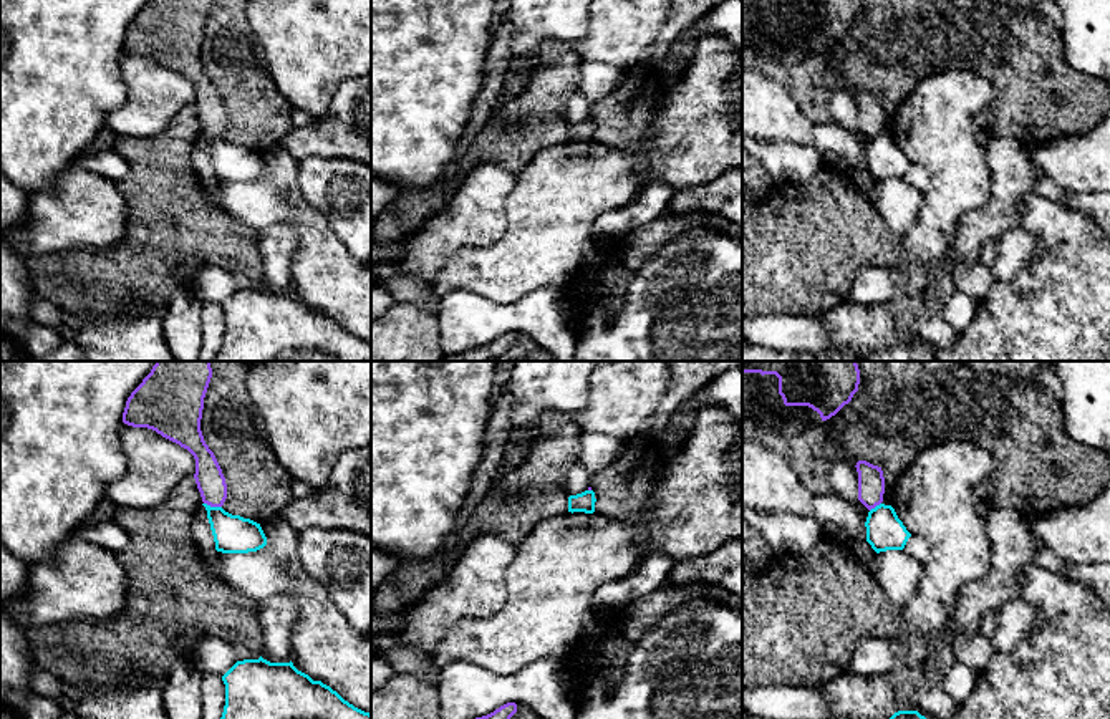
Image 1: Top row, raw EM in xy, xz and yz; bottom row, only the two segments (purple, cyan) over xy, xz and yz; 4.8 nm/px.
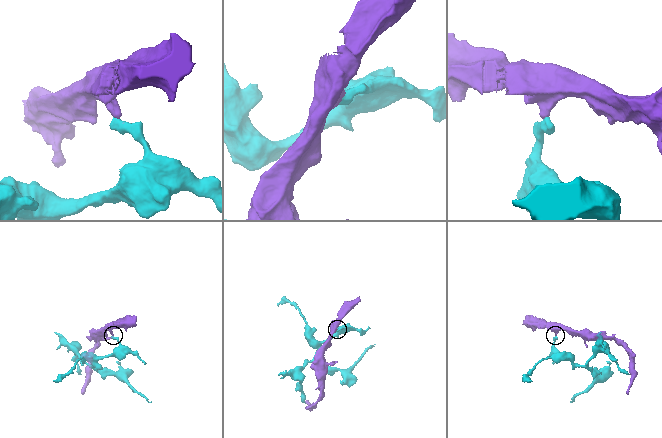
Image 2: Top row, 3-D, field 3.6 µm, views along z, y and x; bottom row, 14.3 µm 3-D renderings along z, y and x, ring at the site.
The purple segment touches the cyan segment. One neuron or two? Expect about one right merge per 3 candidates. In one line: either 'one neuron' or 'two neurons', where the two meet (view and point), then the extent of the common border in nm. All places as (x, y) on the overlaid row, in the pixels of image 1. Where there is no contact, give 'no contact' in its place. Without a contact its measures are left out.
two neurons; meets purple in xy at (212, 506); contact 90 nm long

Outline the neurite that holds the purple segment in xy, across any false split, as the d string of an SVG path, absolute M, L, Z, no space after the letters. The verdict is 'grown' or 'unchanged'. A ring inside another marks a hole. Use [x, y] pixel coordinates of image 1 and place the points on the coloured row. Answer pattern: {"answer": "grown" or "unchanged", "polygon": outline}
{"answer": "unchanged", "polygon": "M156 361L128 398L123 422L152 429L187 449L195 459L194 479L202 502L222 507L227 499L225 477L200 431L210 378L210 361Z"}

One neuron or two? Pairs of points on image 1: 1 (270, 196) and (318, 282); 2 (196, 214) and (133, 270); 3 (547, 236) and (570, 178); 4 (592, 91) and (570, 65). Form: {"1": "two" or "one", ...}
{"1": "one", "2": "one", "3": "one", "4": "two"}

